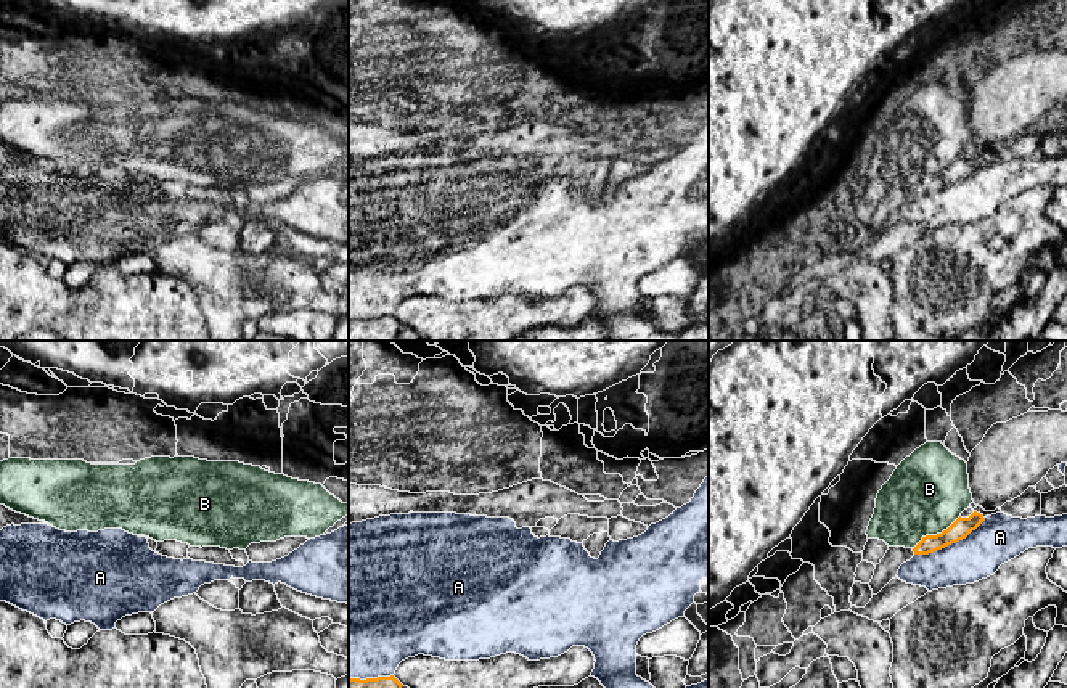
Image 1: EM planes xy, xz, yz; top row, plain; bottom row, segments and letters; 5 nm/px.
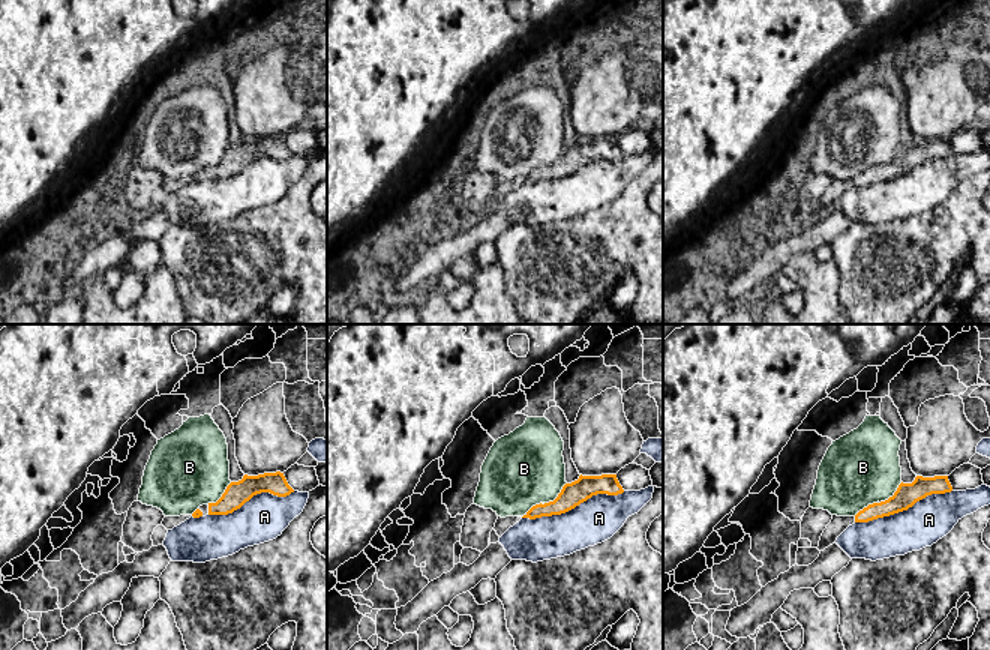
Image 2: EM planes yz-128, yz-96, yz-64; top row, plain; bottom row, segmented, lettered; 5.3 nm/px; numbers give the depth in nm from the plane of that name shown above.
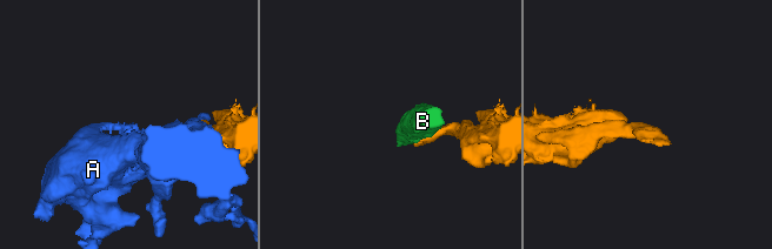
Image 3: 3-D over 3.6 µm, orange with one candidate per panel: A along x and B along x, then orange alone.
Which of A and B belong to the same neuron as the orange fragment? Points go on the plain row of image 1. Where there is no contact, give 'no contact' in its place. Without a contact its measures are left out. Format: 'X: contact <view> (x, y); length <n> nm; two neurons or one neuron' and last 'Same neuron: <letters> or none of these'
A: contact yz (950, 184); length 400 nm; two neurons
B: contact yz (937, 174); length 300 nm; two neurons
Same neuron: none of these

